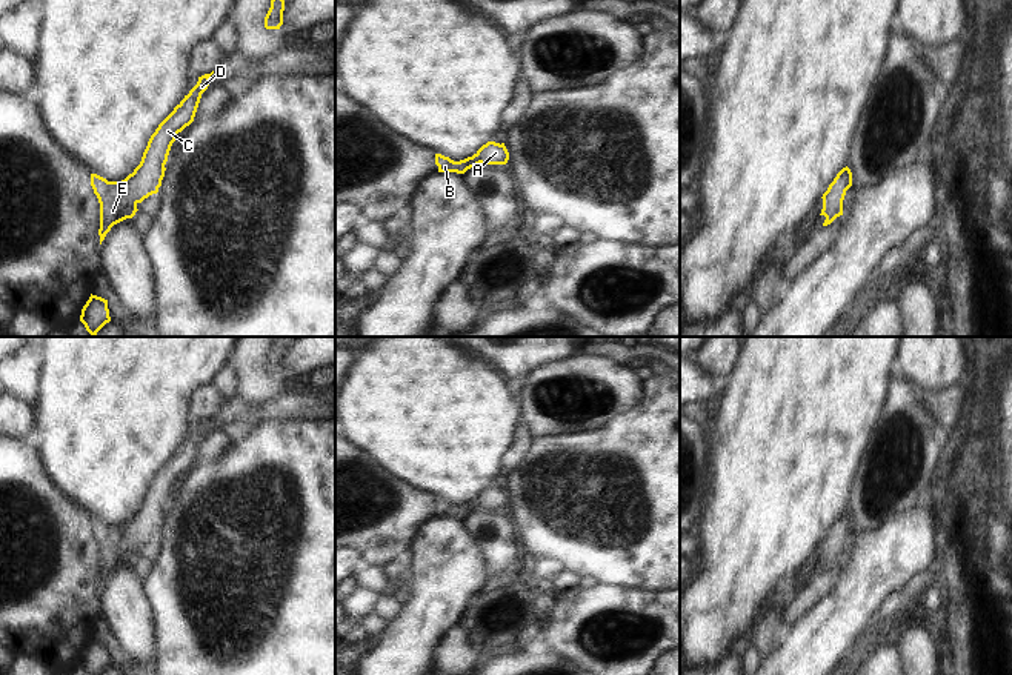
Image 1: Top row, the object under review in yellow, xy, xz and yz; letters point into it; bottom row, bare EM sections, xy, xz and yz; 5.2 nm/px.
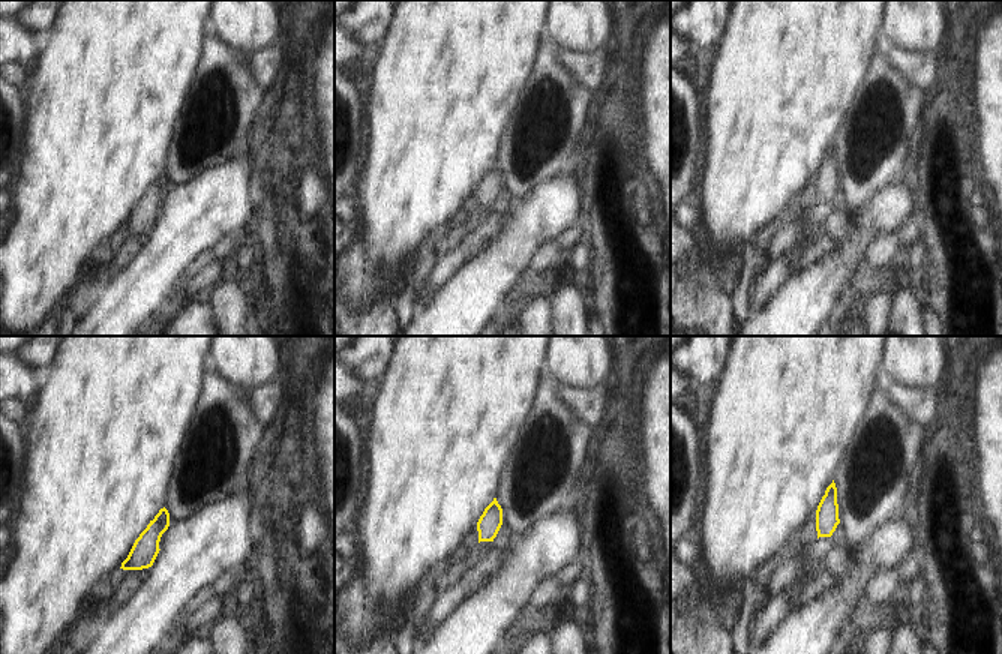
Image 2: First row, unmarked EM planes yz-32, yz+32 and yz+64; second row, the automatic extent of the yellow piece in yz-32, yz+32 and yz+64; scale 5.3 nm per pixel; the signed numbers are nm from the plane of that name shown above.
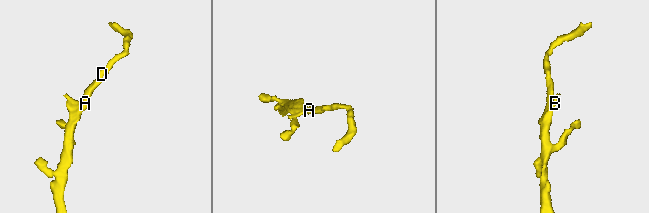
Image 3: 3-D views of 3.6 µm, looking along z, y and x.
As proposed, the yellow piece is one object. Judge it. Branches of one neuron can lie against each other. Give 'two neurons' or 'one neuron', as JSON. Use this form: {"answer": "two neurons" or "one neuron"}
{"answer": "one neuron"}

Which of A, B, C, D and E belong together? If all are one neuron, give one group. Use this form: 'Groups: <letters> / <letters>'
Groups: A B C D E

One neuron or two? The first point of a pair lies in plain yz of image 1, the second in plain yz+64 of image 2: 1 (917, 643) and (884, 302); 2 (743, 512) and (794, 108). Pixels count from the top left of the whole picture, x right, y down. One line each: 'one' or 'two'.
1: two
2: one

